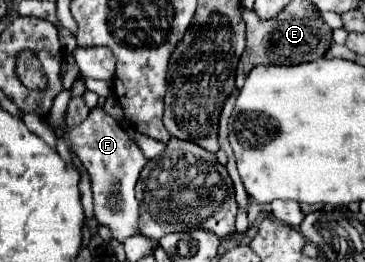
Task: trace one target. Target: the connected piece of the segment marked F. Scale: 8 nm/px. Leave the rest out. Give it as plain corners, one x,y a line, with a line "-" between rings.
101,105
93,107
89,117
77,127
65,127
65,135
77,153
81,165
87,169
91,179
93,203
95,203
95,219
99,225
109,227
113,239
123,243
125,239
139,233
137,217
139,203
135,197
135,183
139,179
141,169
147,163
147,157
135,145
135,141
125,133
125,129
103,111

